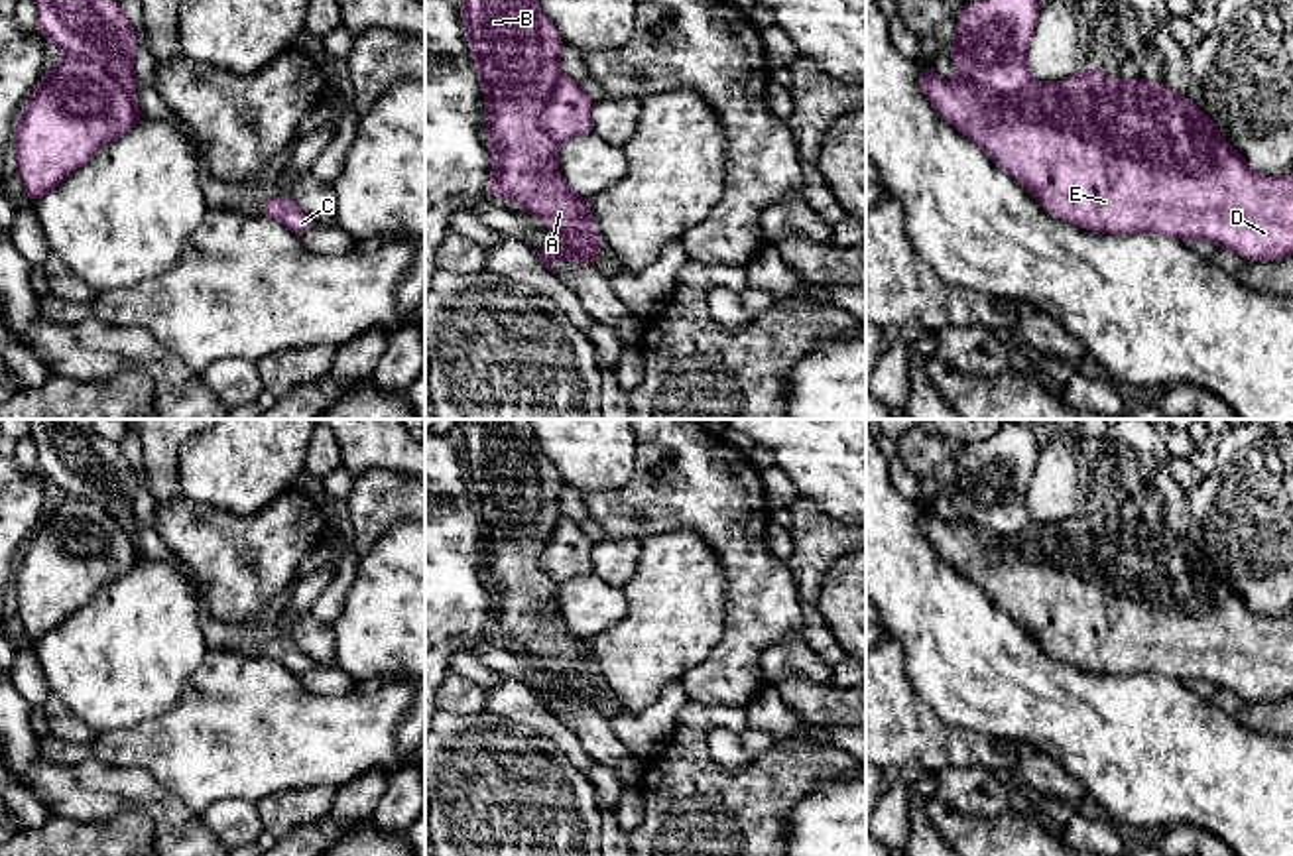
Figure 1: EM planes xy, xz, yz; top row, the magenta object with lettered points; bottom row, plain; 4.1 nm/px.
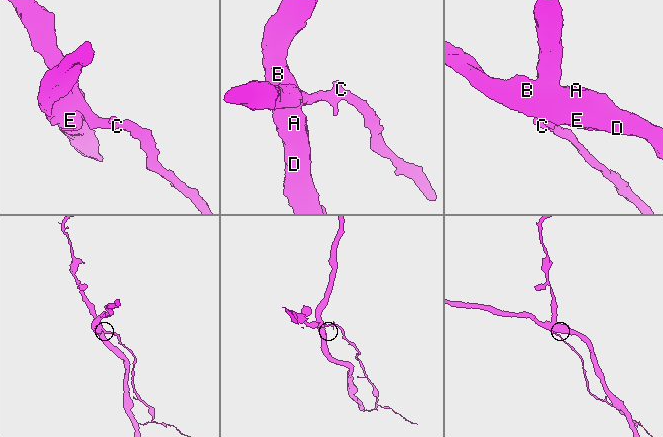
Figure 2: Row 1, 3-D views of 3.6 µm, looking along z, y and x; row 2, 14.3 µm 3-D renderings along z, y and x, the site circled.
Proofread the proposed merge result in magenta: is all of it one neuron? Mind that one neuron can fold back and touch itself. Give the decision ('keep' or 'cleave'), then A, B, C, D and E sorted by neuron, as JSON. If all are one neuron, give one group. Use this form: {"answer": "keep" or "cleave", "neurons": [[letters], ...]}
{"answer": "cleave", "neurons": [["A", "B", "D", "E"], ["C"]]}

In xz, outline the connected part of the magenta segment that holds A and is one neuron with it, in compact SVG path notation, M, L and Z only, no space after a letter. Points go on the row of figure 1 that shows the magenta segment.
M462 0L459 10L486 98L484 122L490 132L484 142L492 155L486 191L492 199L518 201L525 214L549 226L557 244L551 250L533 248L545 270L557 275L553 260L594 268L594 256L604 250L604 244L592 224L588 201L571 191L559 175L557 152L561 142L541 128L541 114L563 77L559 53L565 43L557 28L541 12L537 0Z

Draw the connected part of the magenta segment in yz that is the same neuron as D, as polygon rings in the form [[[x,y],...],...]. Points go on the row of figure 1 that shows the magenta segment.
[[[919,63],[919,87],[939,116],[976,142],[994,165],[1006,169],[1051,216],[1106,234],[1153,232],[1181,242],[1202,238],[1244,260],[1271,262],[1293,254],[1293,175],[1256,173],[1224,142],[1216,124],[1165,83],[1120,81],[1098,69],[1080,69],[1059,83],[1029,81],[1019,94],[998,96],[958,75],[941,81]]]

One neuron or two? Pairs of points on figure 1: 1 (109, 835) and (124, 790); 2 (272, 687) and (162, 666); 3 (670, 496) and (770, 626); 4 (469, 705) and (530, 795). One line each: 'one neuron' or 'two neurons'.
1: two neurons
2: two neurons
3: one neuron
4: two neurons

